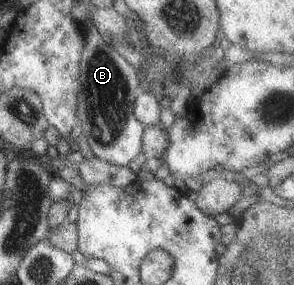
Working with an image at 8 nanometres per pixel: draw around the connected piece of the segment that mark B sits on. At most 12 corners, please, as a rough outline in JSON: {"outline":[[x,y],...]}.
{"outline":[[89,20],[74,135],[116,166],[142,150],[139,72]]}

